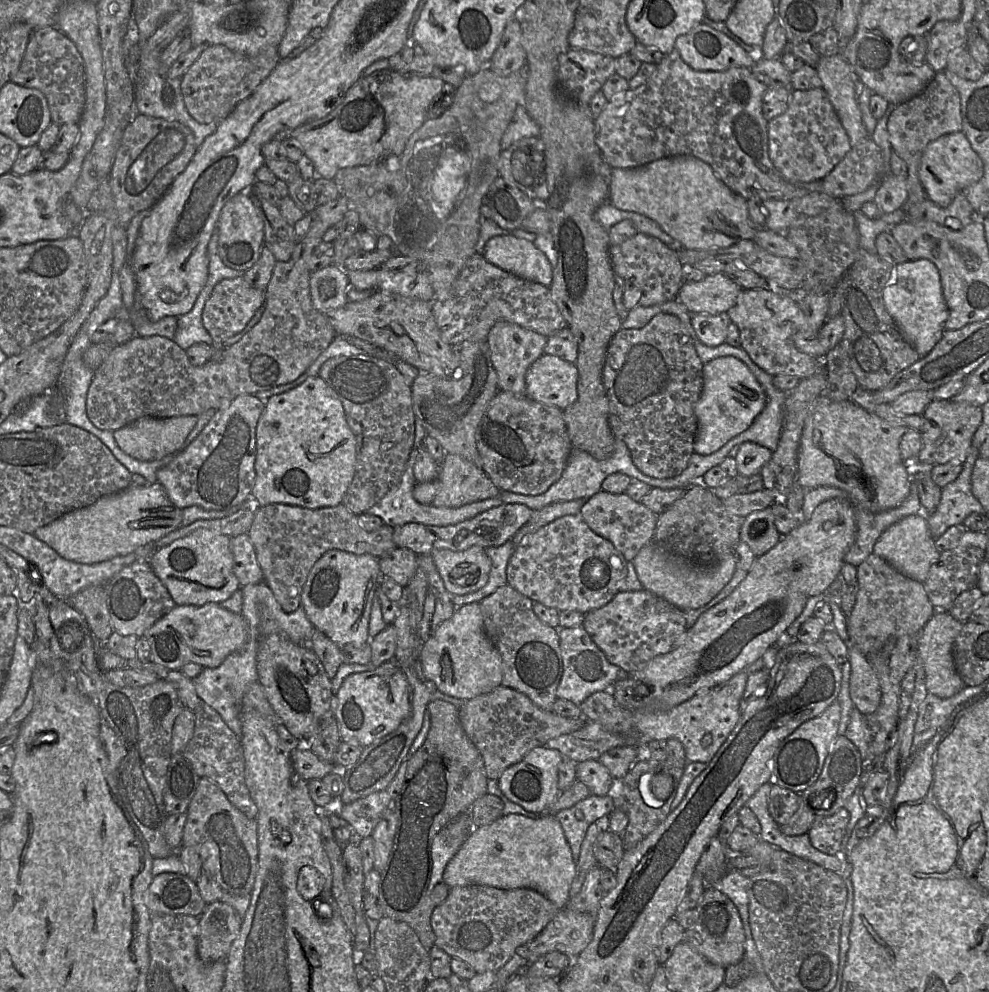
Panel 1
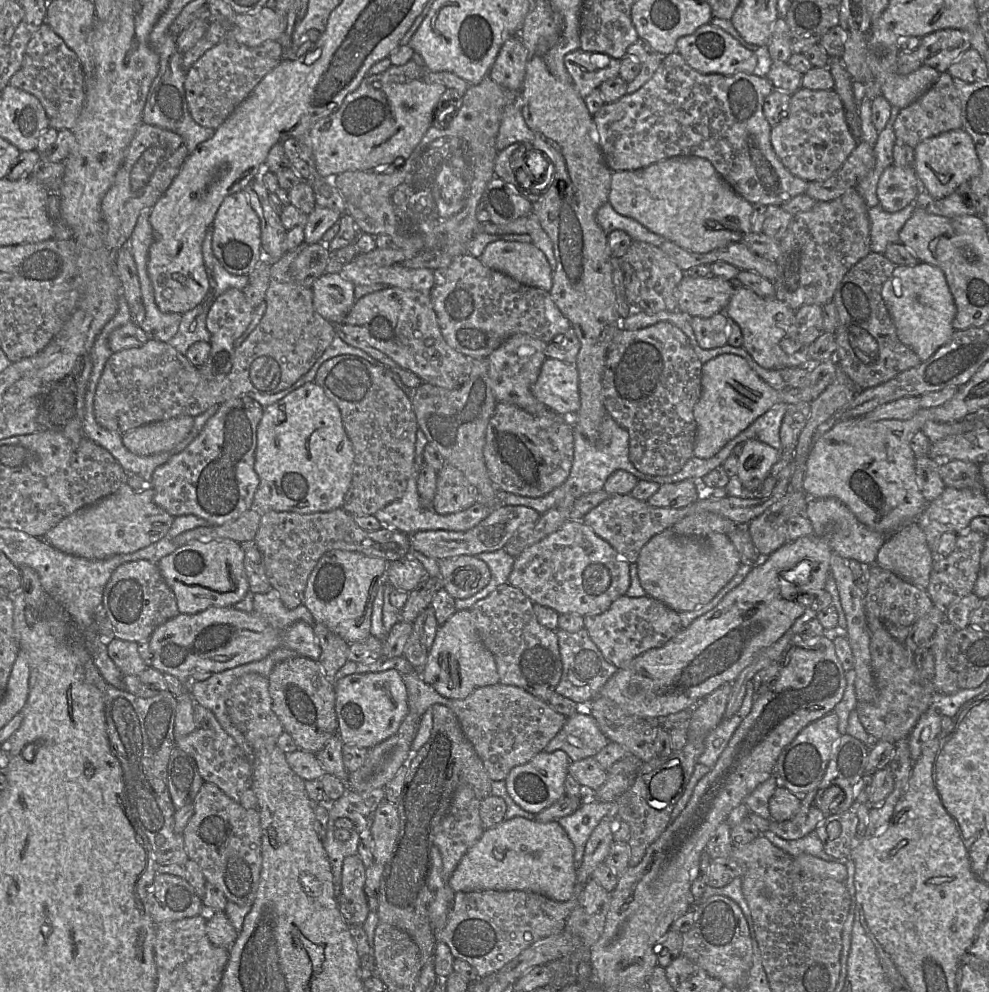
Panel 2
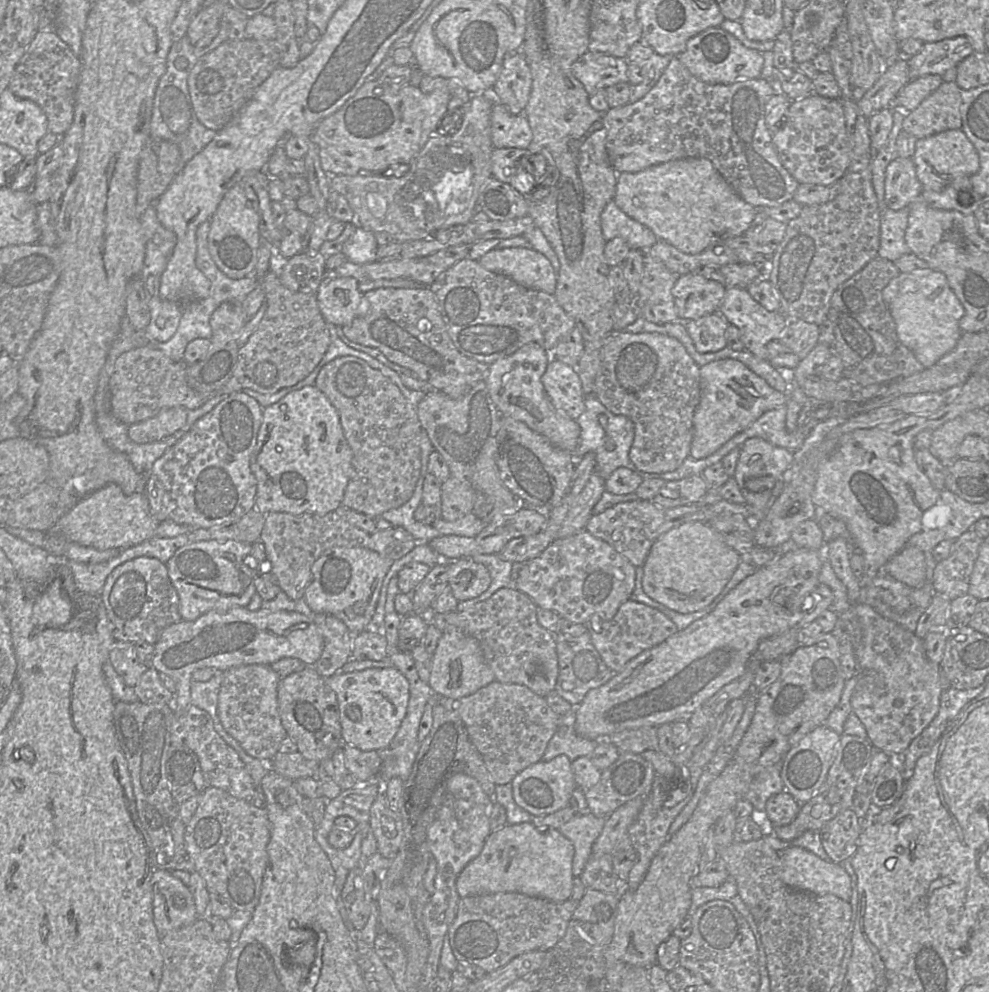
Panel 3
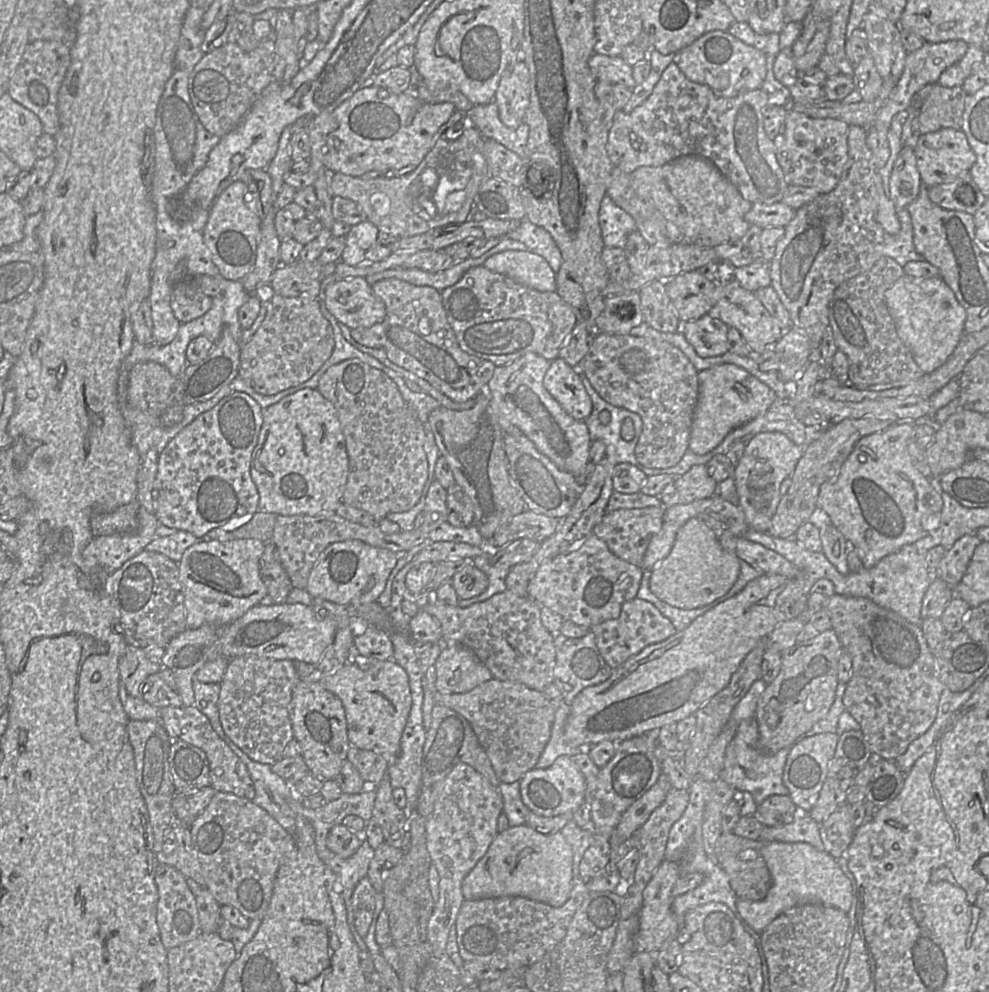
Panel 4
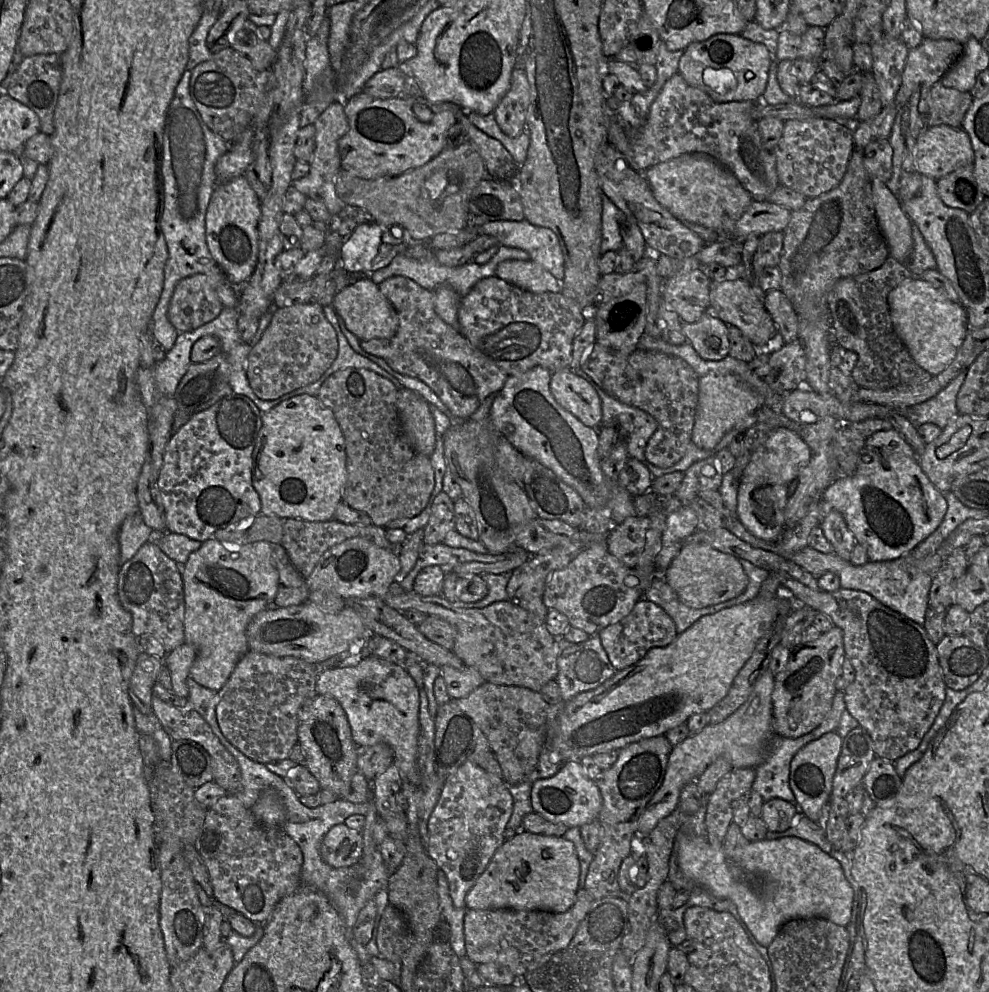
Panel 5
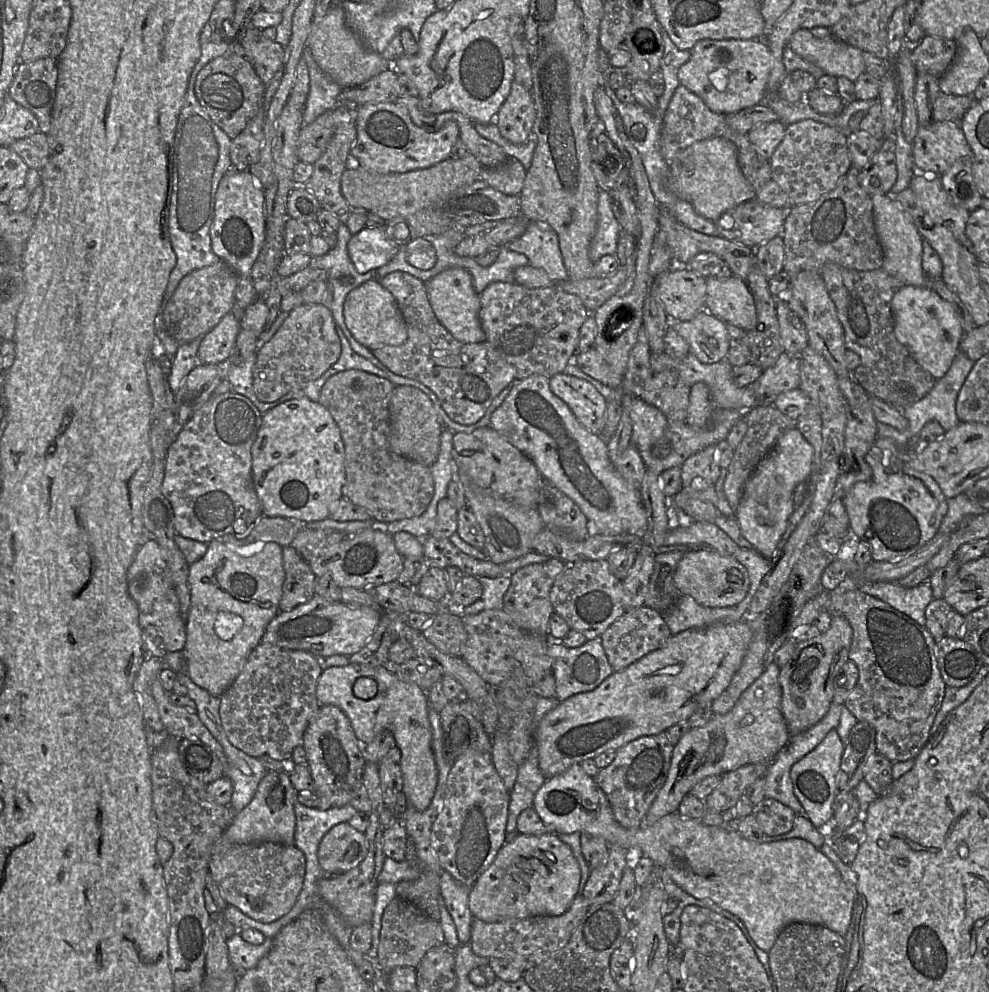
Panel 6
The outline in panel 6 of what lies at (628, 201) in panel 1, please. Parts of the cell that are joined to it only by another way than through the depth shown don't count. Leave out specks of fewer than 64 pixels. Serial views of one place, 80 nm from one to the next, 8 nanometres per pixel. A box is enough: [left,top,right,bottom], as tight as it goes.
[668,137,756,221]

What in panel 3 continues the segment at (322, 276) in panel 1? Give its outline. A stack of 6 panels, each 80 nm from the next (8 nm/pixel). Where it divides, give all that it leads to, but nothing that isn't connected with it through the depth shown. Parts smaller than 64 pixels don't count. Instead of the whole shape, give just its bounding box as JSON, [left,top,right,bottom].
[316,277,369,326]

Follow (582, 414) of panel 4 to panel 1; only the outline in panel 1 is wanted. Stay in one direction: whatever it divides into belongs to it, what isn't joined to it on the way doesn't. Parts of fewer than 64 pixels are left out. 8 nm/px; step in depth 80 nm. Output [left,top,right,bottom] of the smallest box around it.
[525,353,578,410]

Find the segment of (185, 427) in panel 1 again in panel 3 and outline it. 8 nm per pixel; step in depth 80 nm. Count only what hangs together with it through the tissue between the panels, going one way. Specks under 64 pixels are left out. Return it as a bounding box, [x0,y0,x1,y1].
[128,407,187,444]

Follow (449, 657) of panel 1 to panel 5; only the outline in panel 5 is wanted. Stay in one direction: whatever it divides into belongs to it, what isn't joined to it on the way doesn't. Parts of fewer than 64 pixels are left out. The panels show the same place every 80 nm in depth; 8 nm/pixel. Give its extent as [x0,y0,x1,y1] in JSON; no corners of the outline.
[440,666,486,699]

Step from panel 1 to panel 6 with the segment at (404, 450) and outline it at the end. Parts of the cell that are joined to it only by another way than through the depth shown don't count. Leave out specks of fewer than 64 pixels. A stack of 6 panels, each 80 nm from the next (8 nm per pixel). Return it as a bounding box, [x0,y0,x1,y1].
[319,369,434,522]

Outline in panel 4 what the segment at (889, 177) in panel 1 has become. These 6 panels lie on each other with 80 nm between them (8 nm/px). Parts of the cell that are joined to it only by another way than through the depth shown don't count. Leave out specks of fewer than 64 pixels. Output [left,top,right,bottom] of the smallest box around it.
[888,146,920,209]

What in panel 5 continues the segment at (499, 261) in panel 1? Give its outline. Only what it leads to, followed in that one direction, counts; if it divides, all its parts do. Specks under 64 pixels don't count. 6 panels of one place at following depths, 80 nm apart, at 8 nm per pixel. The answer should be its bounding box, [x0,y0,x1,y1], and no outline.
[496,260,561,293]

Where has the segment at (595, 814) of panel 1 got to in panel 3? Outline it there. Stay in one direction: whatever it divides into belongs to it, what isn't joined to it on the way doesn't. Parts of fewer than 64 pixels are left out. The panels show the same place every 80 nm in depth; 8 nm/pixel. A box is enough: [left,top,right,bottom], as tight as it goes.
[560,812,606,879]

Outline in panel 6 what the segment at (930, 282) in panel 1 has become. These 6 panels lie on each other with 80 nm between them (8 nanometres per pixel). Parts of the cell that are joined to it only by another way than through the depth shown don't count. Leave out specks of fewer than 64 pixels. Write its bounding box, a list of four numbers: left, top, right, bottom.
[891,285,965,380]

